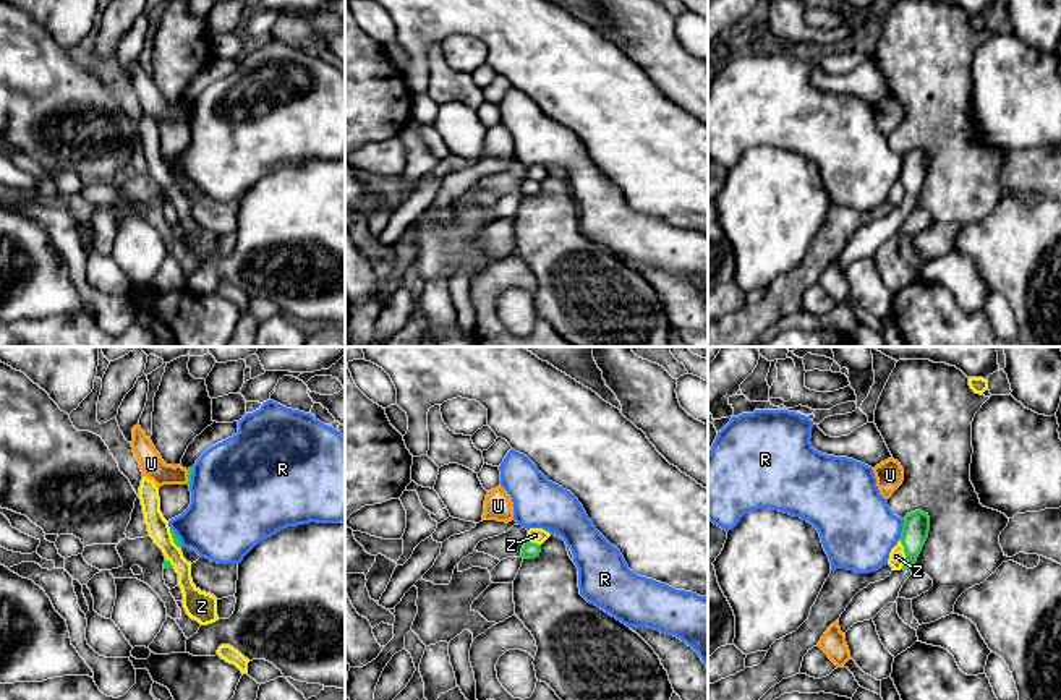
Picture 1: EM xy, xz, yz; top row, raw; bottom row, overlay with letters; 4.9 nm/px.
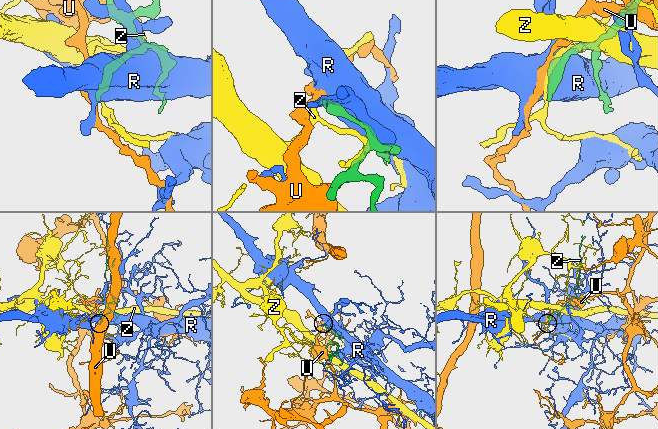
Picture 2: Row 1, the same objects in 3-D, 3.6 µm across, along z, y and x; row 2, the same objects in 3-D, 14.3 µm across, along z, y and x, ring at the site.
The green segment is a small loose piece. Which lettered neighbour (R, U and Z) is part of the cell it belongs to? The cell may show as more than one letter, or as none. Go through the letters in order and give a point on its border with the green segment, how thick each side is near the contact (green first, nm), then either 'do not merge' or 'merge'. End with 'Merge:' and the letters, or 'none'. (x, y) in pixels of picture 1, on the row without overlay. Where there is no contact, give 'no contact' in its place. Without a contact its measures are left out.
R: yz (903, 166) | 130/380 nm | do not merge
U: xy (188, 114) | 30/120 nm | do not merge
Z: yz (906, 192) | 130/80 nm | do not merge
Merge: none

